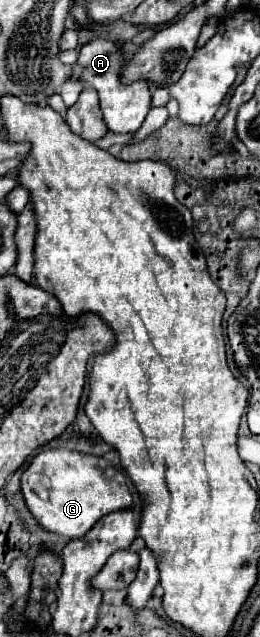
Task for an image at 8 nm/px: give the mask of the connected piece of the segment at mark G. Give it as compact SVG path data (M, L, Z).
M61 448L41 450L31 460L29 468L21 474L21 492L29 512L35 516L39 526L51 534L67 538L81 538L105 514L133 506L133 494L125 472L101 456L89 456Z

